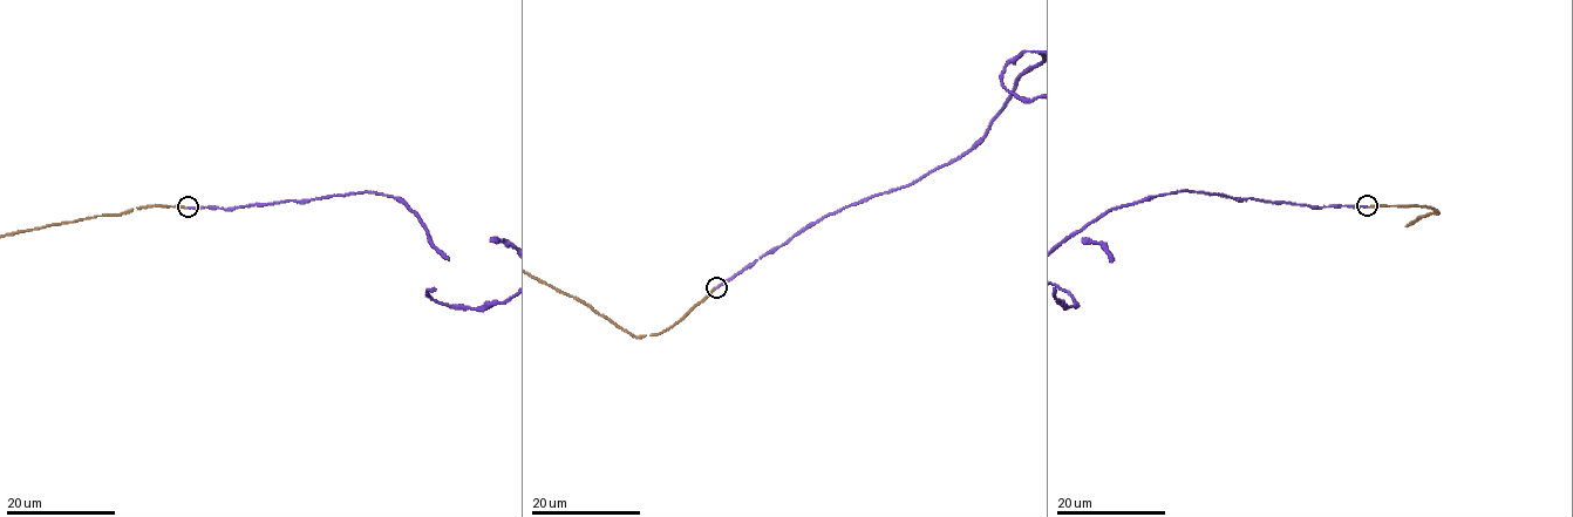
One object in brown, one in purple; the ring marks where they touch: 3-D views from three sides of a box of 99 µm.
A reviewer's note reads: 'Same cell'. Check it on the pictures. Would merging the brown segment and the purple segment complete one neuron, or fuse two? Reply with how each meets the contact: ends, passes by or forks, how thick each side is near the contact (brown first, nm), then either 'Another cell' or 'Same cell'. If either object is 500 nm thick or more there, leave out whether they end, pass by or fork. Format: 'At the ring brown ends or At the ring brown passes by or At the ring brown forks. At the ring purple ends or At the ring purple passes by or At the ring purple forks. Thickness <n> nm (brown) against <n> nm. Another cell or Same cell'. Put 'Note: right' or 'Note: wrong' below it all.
At the ring brown ends. At the ring purple ends. Thickness 190 nm (brown) against 190 nm. Another cell
Note: wrong

